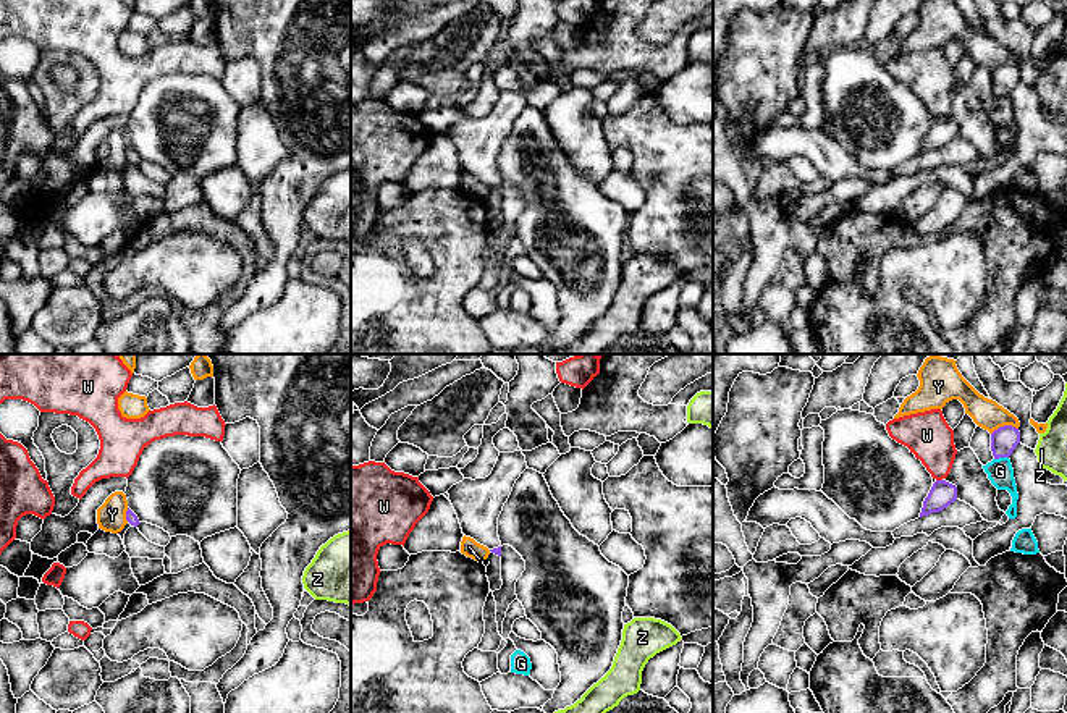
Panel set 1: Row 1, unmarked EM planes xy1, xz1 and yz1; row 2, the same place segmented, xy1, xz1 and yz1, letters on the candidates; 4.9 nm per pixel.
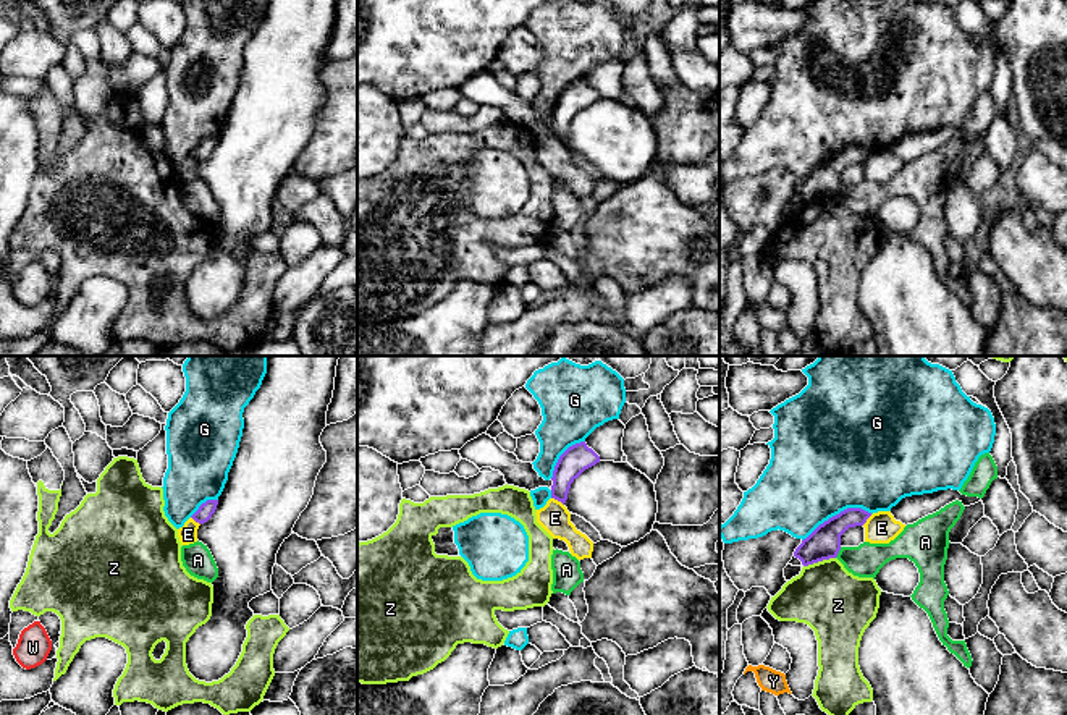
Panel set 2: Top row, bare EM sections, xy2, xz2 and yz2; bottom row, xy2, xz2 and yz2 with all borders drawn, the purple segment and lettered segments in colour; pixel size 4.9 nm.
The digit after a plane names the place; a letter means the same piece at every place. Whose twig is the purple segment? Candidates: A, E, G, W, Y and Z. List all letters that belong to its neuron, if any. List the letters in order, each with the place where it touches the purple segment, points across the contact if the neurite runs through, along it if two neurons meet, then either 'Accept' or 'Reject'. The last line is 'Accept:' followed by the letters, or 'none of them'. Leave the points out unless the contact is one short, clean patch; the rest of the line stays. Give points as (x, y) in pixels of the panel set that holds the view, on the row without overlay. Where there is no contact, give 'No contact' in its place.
A: Touches purple at yz2 (838, 190). Boundary: yz2 (841, 185), (835, 194). Reject
E: Touches purple at xz2 (558, 138). Boundary: xz2 (552, 135), (563, 143). Reject
G: Touches purple at yz2 (836, 152). Reject
W: Touches purple at yz1 (940, 118). Reject
Y: Touches purple at yz1 (1004, 63). Reject
Z: Touches purple at yz2 (818, 198). Reject
Accept: none of them

